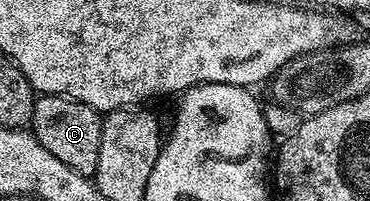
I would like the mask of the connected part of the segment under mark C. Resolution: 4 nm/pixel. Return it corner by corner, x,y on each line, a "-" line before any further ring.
41,95
33,104
31,130
47,153
55,153
55,157
59,157
63,165
71,165
75,173
93,177
99,165
101,120
102,116
94,107
69,99
66,95

